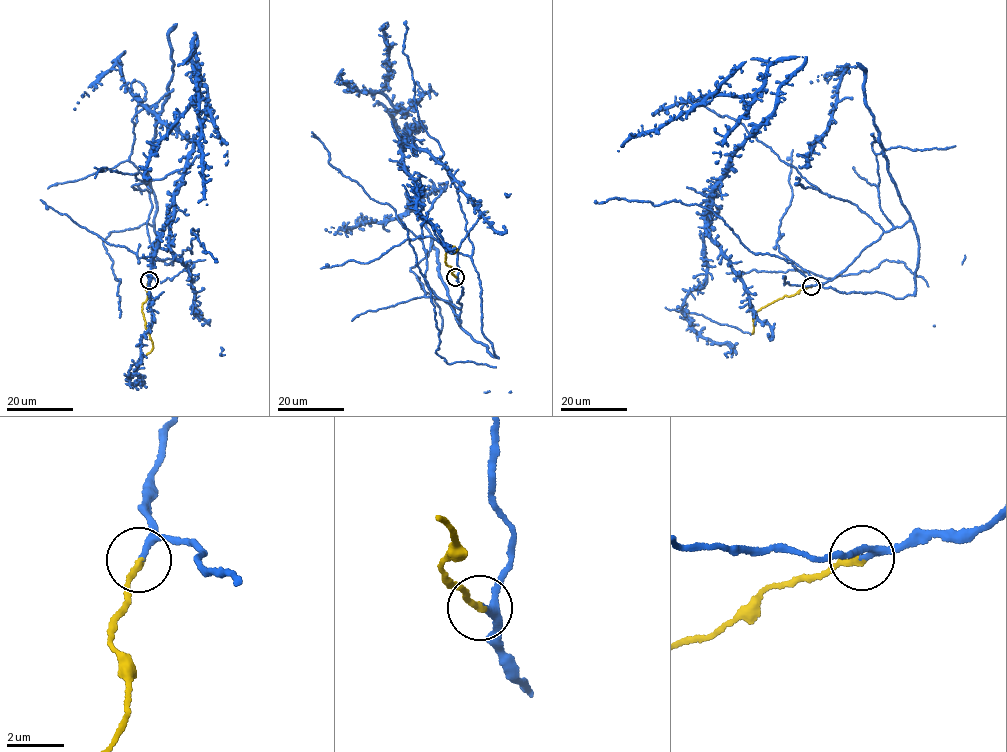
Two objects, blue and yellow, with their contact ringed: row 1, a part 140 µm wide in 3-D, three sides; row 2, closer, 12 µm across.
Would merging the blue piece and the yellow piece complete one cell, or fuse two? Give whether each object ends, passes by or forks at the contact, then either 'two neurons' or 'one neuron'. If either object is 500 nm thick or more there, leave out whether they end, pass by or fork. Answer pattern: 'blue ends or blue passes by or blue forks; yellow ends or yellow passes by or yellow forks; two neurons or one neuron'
blue passes by; yellow ends; one neuron

